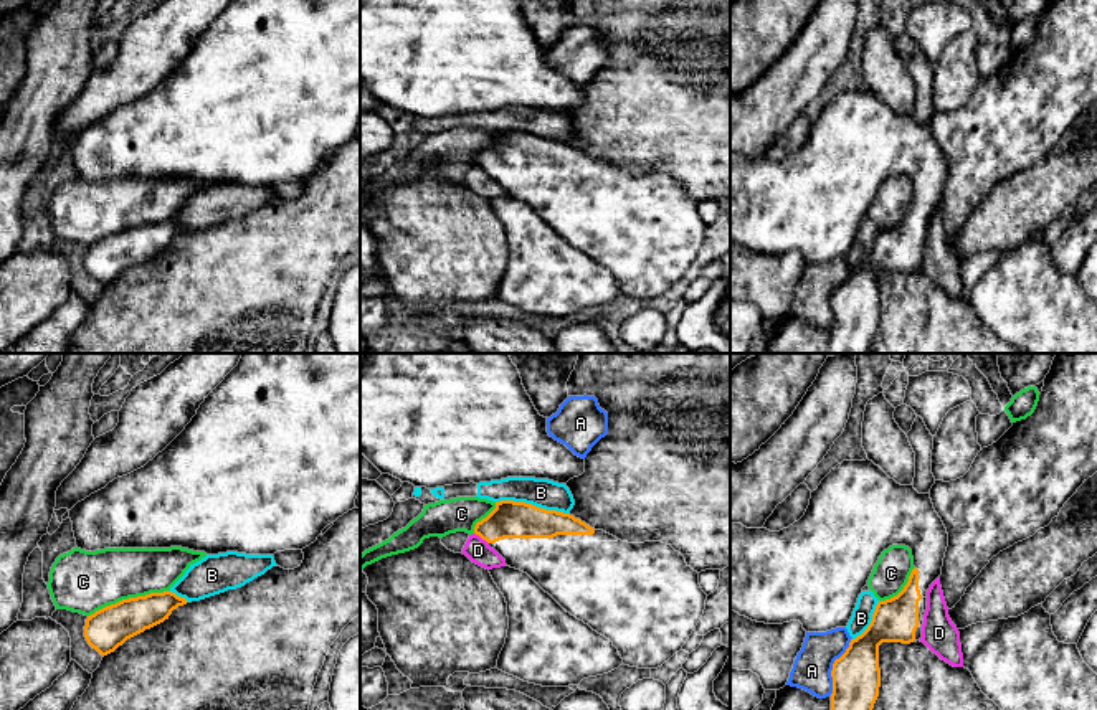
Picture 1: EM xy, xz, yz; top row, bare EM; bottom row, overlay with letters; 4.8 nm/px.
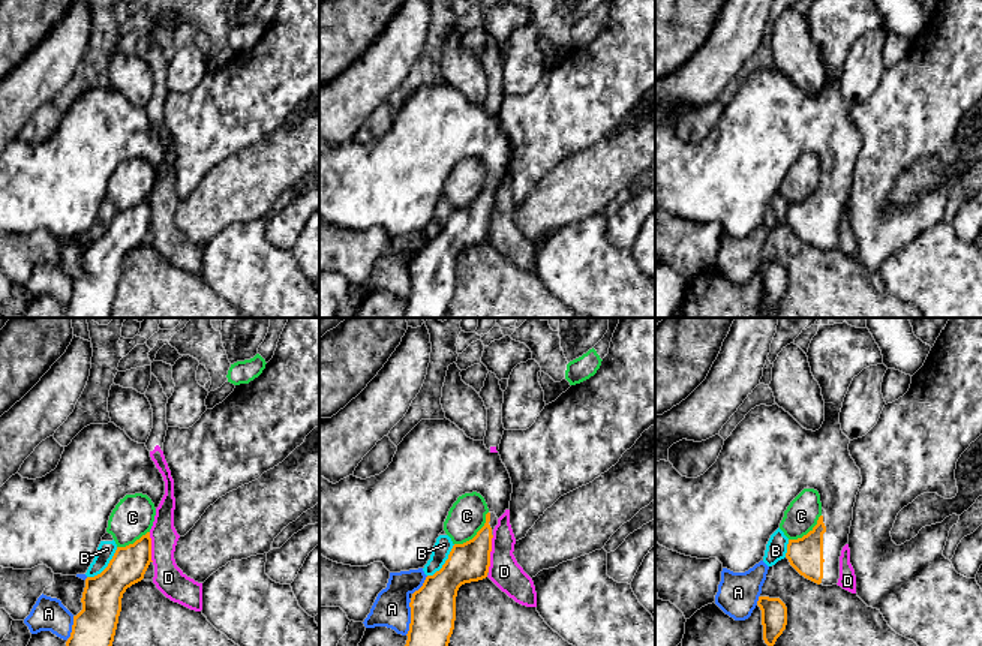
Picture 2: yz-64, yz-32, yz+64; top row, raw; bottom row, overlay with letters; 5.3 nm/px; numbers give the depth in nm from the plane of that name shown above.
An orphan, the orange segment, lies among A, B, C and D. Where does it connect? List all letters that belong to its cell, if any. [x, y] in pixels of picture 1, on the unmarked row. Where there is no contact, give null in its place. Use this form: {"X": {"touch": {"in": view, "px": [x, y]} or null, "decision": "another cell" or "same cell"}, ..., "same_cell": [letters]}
{"A": {"touch": {"in": "yz", "px": [833, 296]}, "decision": "another cell"}, "B": {"touch": {"in": "xz", "px": [531, 134]}, "decision": "another cell"}, "C": {"touch": {"in": "xy", "px": [129, 228]}, "decision": "another cell"}, "D": {"touch": {"in": "xz", "px": [481, 167]}, "decision": "another cell"}, "same_cell": []}

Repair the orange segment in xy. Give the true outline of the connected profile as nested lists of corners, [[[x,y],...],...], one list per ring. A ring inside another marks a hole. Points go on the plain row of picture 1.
[[[172,221],[122,230],[88,246],[84,267],[104,287],[127,269],[164,253],[173,239],[187,233]]]

